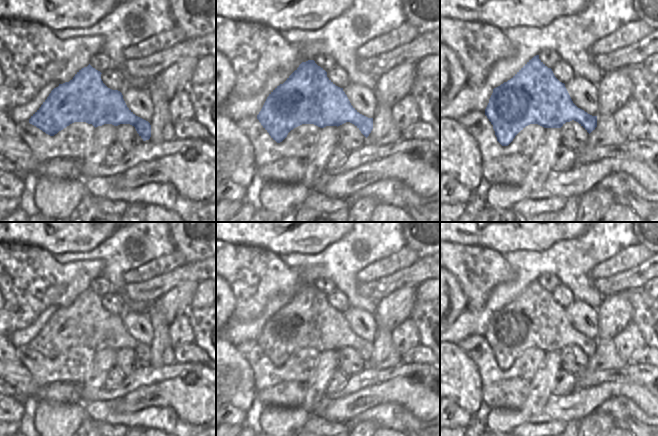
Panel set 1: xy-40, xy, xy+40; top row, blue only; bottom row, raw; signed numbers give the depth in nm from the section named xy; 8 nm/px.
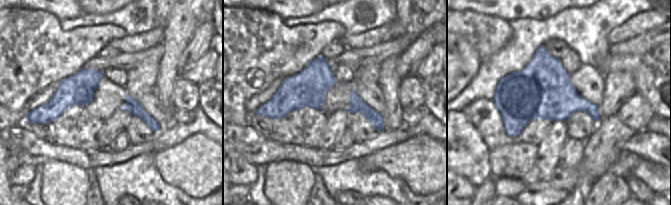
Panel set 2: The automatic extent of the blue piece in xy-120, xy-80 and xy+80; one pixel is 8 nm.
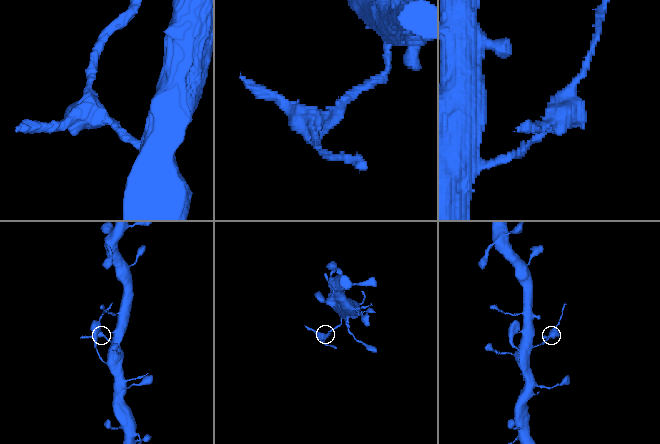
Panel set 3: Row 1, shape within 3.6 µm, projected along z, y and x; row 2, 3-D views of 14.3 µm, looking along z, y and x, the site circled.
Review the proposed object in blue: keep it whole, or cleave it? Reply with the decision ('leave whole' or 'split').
split

